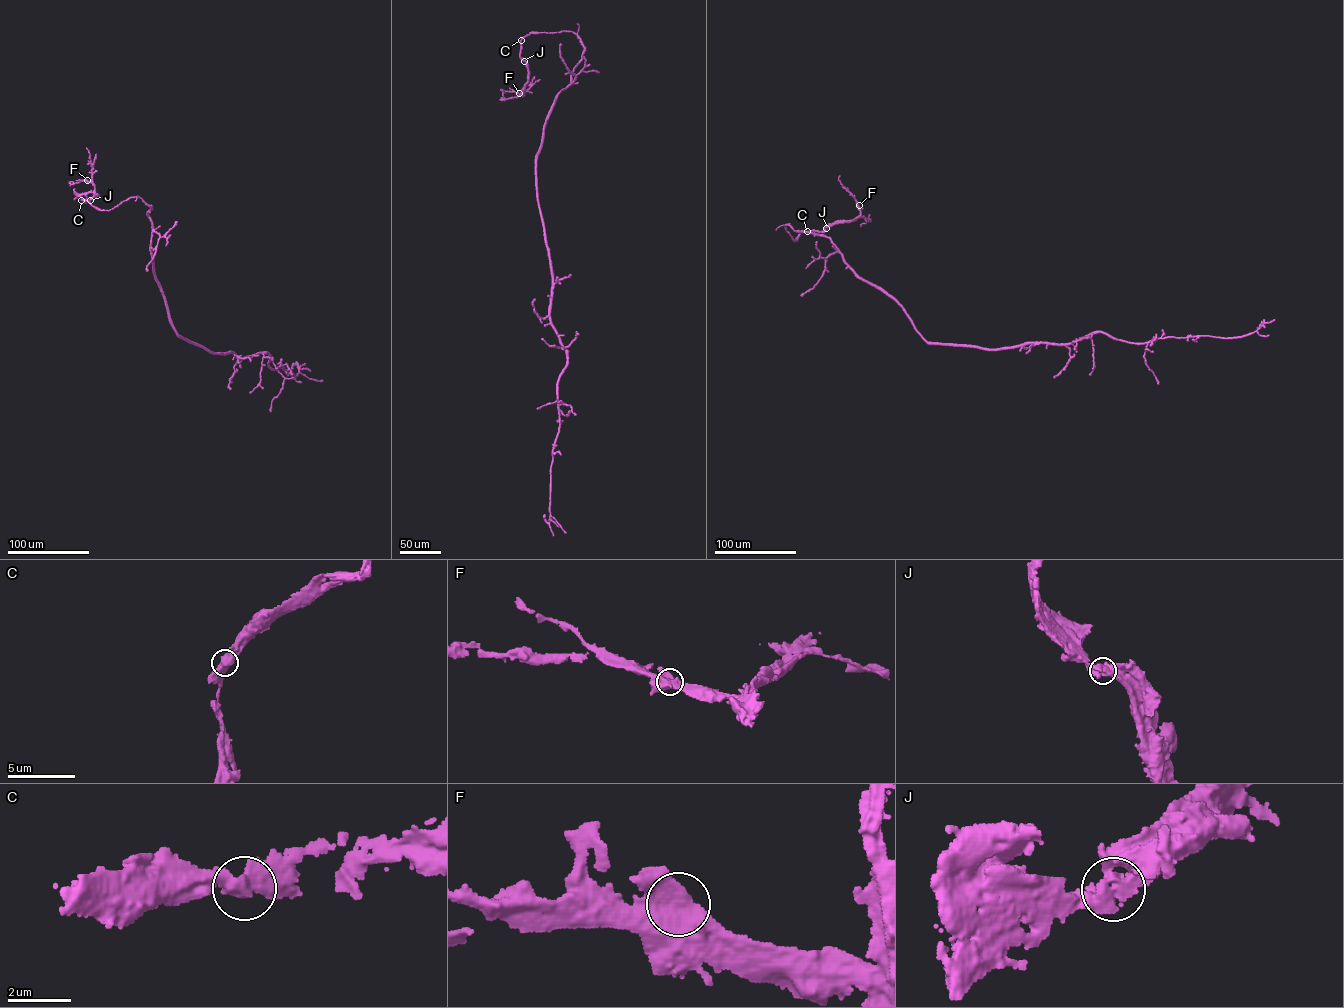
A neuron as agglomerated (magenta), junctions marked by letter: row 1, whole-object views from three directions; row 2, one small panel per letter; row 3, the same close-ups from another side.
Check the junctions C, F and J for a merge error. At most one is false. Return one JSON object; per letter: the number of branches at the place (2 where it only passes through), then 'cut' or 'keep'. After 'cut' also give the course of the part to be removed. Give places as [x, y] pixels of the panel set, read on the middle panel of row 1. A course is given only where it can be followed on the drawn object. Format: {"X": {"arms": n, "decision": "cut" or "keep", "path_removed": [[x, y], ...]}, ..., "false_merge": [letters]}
{"C": {"arms": 2, "decision": "keep"}, "F": {"arms": 2, "decision": "keep"}, "J": {"arms": 2, "decision": "keep"}, "false_merge": []}

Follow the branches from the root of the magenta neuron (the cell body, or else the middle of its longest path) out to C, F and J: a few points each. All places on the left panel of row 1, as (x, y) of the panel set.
C: (265, 352), (241, 358), (210, 351), (178, 335), (152, 271), (150, 206), (135, 197), (104, 210), (81, 200)
F: (265, 352), (178, 335), (150, 206), (100, 210), (81, 199), (98, 196), (87, 180)
J: (265, 352), (241, 358), (178, 335), (152, 271), (150, 206), (135, 197), (101, 210), (81, 199), (90, 200)

